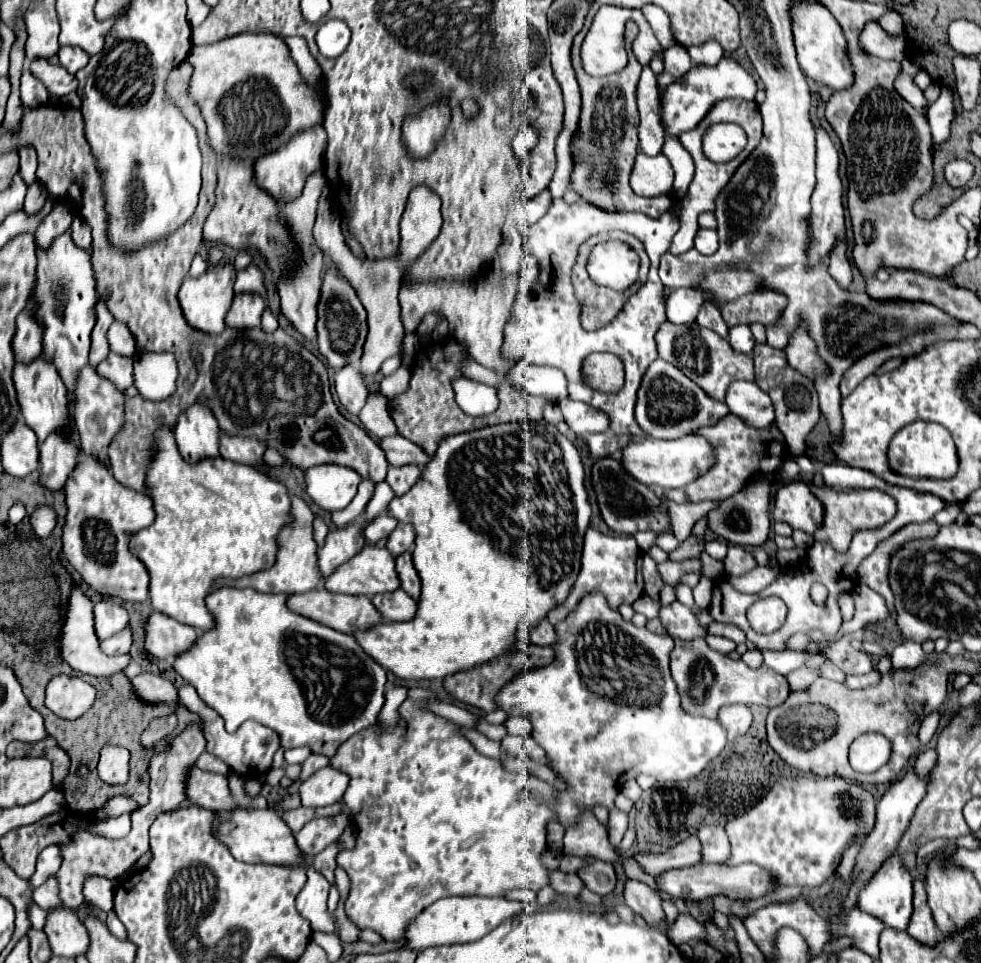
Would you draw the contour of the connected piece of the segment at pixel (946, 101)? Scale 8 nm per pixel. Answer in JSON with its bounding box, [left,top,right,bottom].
[927,86,954,144]

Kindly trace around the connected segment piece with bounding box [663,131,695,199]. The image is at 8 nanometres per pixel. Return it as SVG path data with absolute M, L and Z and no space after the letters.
M665 131L665 145L663 151L669 155L669 161L675 169L675 183L673 183L673 197L683 199L687 193L687 187L693 179L693 159L691 155L683 149L683 145L679 141L673 141L673 137L669 137L669 133Z

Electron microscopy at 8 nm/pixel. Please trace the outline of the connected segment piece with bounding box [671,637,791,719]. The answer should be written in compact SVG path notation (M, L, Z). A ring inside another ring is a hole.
M704 637L693 639L693 641L675 639L675 647L671 653L671 675L681 695L681 707L687 713L709 717L709 719L715 719L717 711L723 705L733 705L733 703L777 707L787 699L791 691L789 681L783 675L777 675L767 665L759 669L751 669L743 661L733 661L727 655L721 655L709 649ZM681 657L683 657L683 663L681 663Z

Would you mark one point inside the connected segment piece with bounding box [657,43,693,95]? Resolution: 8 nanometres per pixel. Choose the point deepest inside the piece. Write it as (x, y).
(676, 62)

